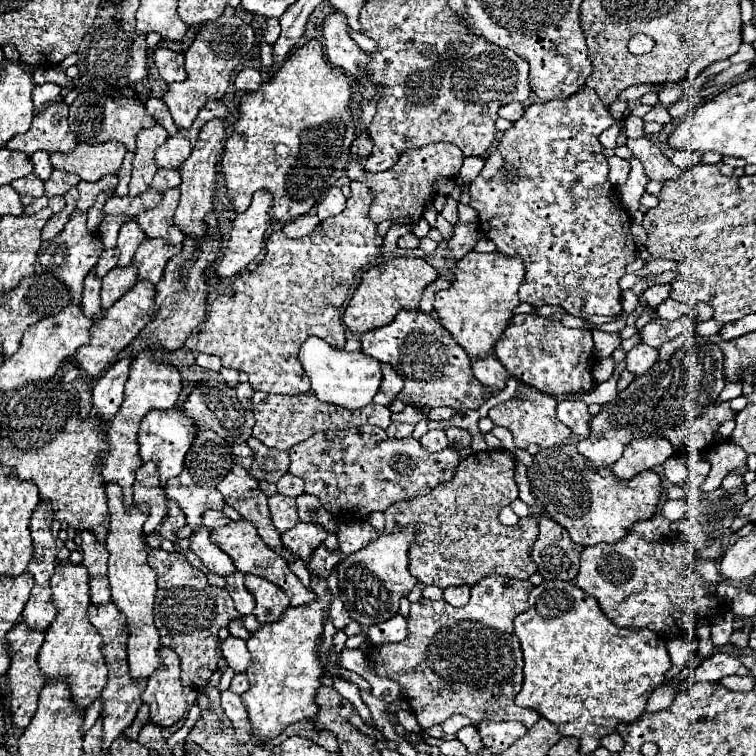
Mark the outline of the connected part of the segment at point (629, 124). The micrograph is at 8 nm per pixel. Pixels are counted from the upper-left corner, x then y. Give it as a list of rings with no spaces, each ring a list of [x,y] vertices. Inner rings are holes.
[[[629,113],[625,117],[625,135],[631,139],[643,137],[643,125],[645,125],[645,121],[641,117],[635,117],[633,113]]]

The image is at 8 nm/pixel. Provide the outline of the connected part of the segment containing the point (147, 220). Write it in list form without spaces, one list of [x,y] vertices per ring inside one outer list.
[[[171,189],[163,195],[159,207],[145,211],[137,219],[139,229],[145,233],[147,239],[163,239],[169,245],[183,243],[183,235],[179,235],[179,231],[171,227],[171,219],[177,209],[177,203],[179,203],[179,189]]]

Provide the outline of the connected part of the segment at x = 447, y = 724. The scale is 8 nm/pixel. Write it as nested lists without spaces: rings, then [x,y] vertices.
[[[454,715],[447,719],[441,726],[446,734],[455,734],[459,729],[471,725],[469,718],[463,715]]]

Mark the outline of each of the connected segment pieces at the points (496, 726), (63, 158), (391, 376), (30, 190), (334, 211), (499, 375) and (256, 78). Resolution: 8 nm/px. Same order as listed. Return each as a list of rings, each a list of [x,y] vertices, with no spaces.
[[[487,721],[487,723],[477,725],[477,731],[479,731],[483,743],[495,753],[505,751],[511,743],[515,743],[515,739],[519,739],[521,735],[527,733],[527,729],[515,721],[509,721],[509,723]]]
[[[115,141],[101,145],[77,145],[71,153],[51,153],[53,169],[79,175],[83,181],[99,181],[105,175],[115,175],[123,163],[125,147]]]
[[[381,363],[381,371],[383,371],[383,381],[381,381],[379,393],[375,395],[373,401],[379,405],[389,405],[397,397],[397,393],[401,391],[403,379],[395,373],[395,369],[391,369],[389,363]]]
[[[27,175],[23,179],[15,179],[13,183],[13,189],[19,193],[19,195],[29,195],[29,197],[43,197],[43,181],[39,181],[35,175]]]
[[[331,187],[331,191],[327,193],[327,197],[317,205],[317,217],[323,221],[327,217],[339,215],[345,209],[345,195],[341,193],[339,187]]]
[[[487,353],[485,357],[473,357],[471,367],[475,377],[489,387],[503,389],[509,379],[509,371],[499,363],[499,359],[493,353]]]
[[[253,67],[243,69],[237,77],[235,77],[235,87],[239,91],[257,91],[262,85],[263,80],[261,73]]]

